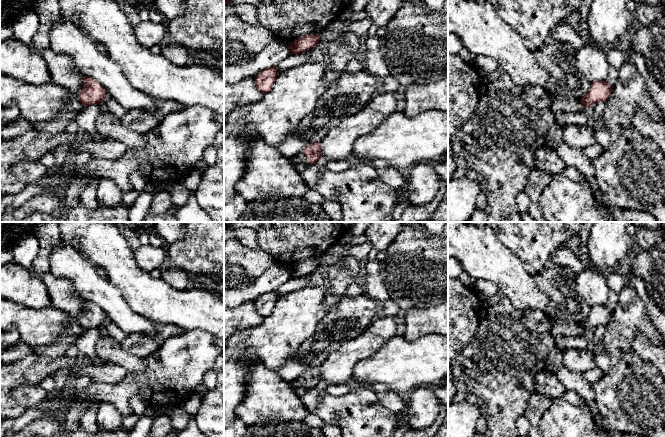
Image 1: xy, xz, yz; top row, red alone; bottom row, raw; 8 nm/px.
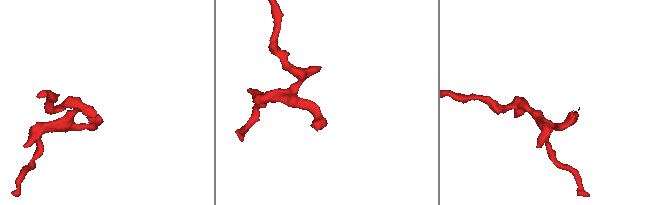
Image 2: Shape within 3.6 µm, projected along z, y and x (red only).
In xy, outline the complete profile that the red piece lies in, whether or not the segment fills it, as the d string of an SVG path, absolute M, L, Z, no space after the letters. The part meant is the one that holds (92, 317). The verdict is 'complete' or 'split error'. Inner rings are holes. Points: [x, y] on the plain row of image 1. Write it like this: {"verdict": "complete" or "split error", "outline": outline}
{"verdict": "complete", "outline": "M84 301L78 323L85 331L103 326L106 320L106 313L99 306L91 301Z"}

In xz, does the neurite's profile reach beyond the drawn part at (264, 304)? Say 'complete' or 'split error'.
complete

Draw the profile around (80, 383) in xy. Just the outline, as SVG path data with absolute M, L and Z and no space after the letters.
M83 376L73 380L72 385L76 390L83 390L87 388L91 383L92 381L90 380L90 378Z

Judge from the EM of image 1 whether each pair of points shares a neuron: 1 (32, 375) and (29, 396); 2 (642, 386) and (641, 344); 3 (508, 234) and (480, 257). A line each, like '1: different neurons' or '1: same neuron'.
1: different neurons
2: different neurons
3: different neurons

